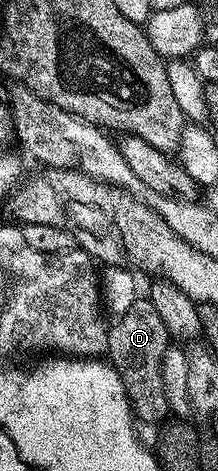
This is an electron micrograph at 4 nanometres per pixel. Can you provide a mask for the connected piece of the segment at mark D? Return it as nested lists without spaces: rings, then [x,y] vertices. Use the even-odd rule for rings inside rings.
[[[148,297],[135,299],[131,309],[117,316],[106,334],[106,355],[128,393],[135,418],[142,424],[159,426],[170,415],[162,379],[162,361],[172,343],[172,333]]]

